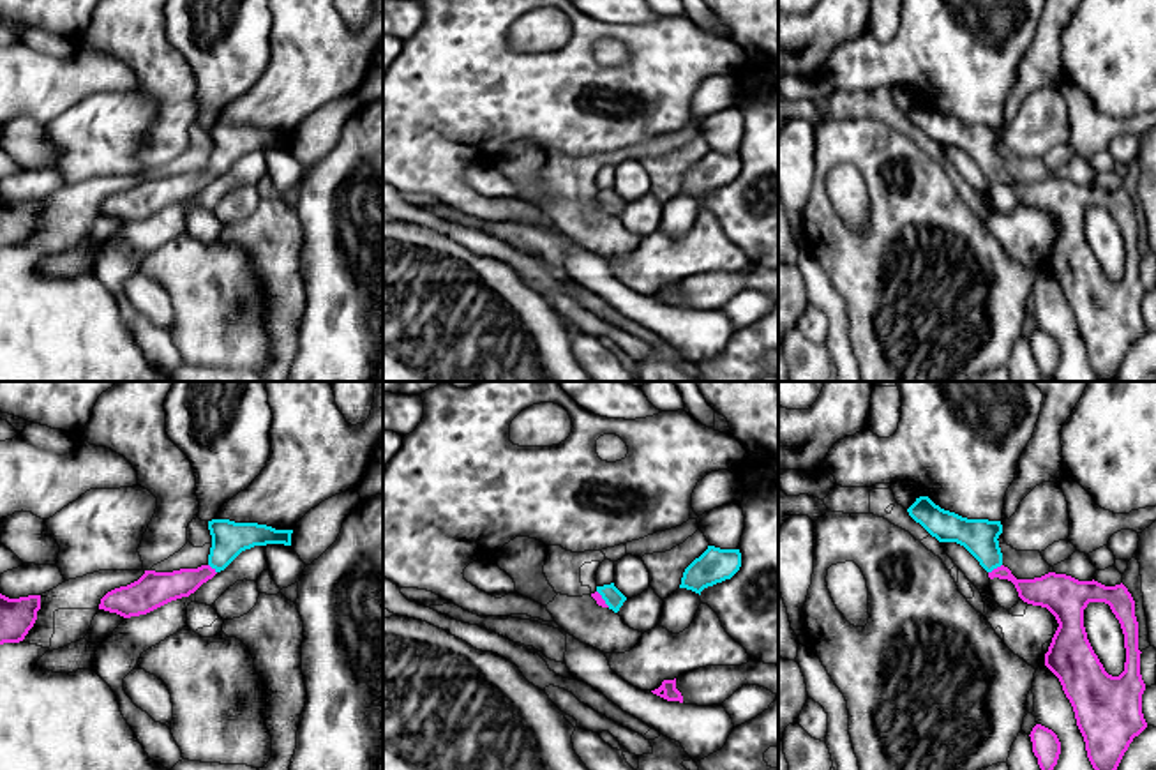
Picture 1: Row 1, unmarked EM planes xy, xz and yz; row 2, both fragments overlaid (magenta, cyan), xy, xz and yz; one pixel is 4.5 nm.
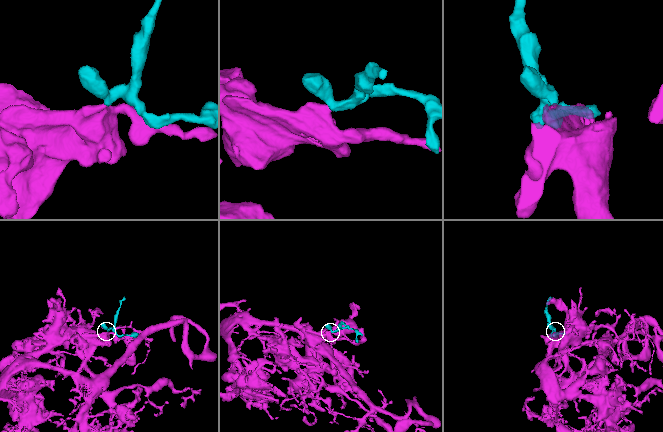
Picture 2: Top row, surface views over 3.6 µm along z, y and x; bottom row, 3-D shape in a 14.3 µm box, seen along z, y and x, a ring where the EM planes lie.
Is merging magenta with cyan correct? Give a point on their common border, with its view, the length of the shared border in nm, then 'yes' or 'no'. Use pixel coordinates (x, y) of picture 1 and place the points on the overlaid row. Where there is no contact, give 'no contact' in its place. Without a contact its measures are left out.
contact yz (994, 569); length 80 nm; yes

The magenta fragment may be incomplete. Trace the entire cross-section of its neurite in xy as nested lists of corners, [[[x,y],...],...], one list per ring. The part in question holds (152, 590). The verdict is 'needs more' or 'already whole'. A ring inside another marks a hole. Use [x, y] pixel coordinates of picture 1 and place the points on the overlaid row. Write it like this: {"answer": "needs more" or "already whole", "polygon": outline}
{"answer": "needs more", "polygon": [[[212,519],[208,530],[212,547],[206,565],[173,572],[145,570],[138,581],[108,592],[101,599],[99,609],[124,618],[146,615],[171,600],[189,597],[245,549],[266,544],[291,546],[293,533],[293,530],[275,530],[266,525],[229,519]]]}

